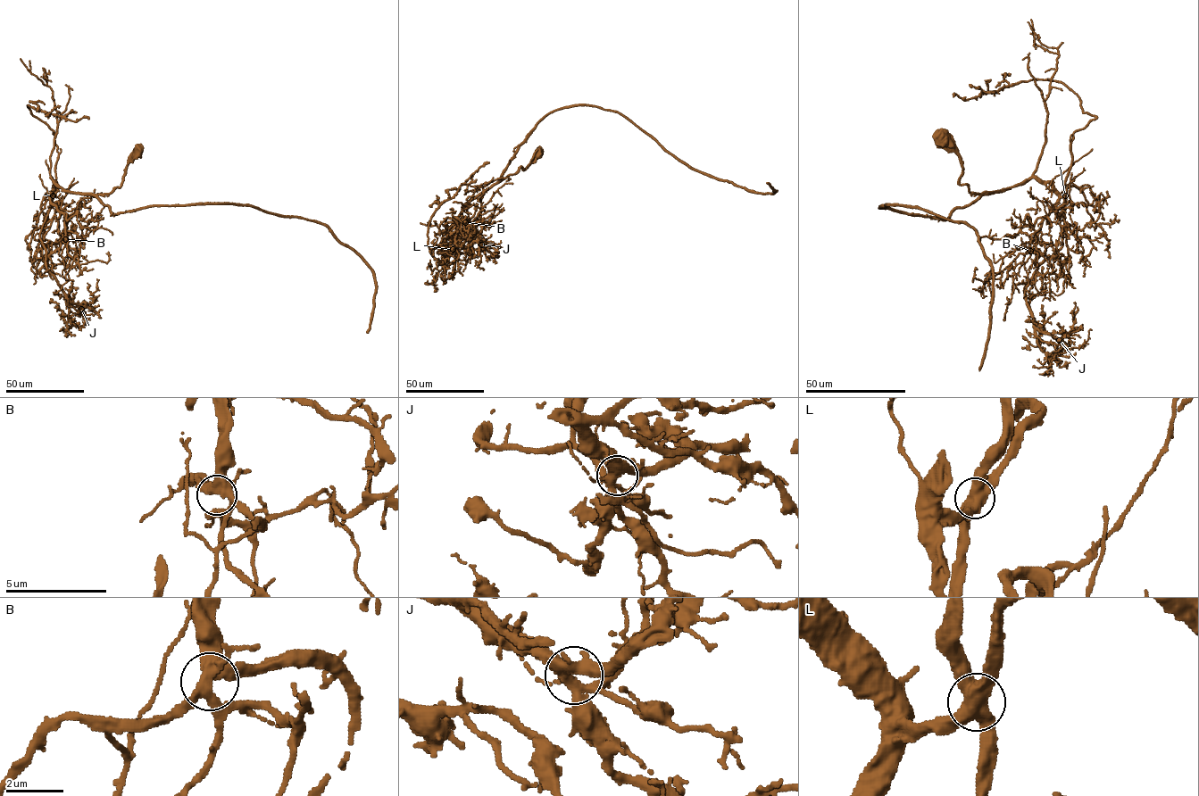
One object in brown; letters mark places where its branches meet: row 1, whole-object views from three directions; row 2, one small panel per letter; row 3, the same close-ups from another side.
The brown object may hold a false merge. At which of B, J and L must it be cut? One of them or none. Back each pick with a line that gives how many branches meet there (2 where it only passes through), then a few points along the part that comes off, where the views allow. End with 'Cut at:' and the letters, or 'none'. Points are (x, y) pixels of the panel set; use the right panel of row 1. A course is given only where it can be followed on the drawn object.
L: 4 | (1065, 194), (1073, 133), (1096, 117), (1084, 112), (1071, 90), (1058, 81), (1033, 79), (968, 99), (953, 96)
Cut at: L

